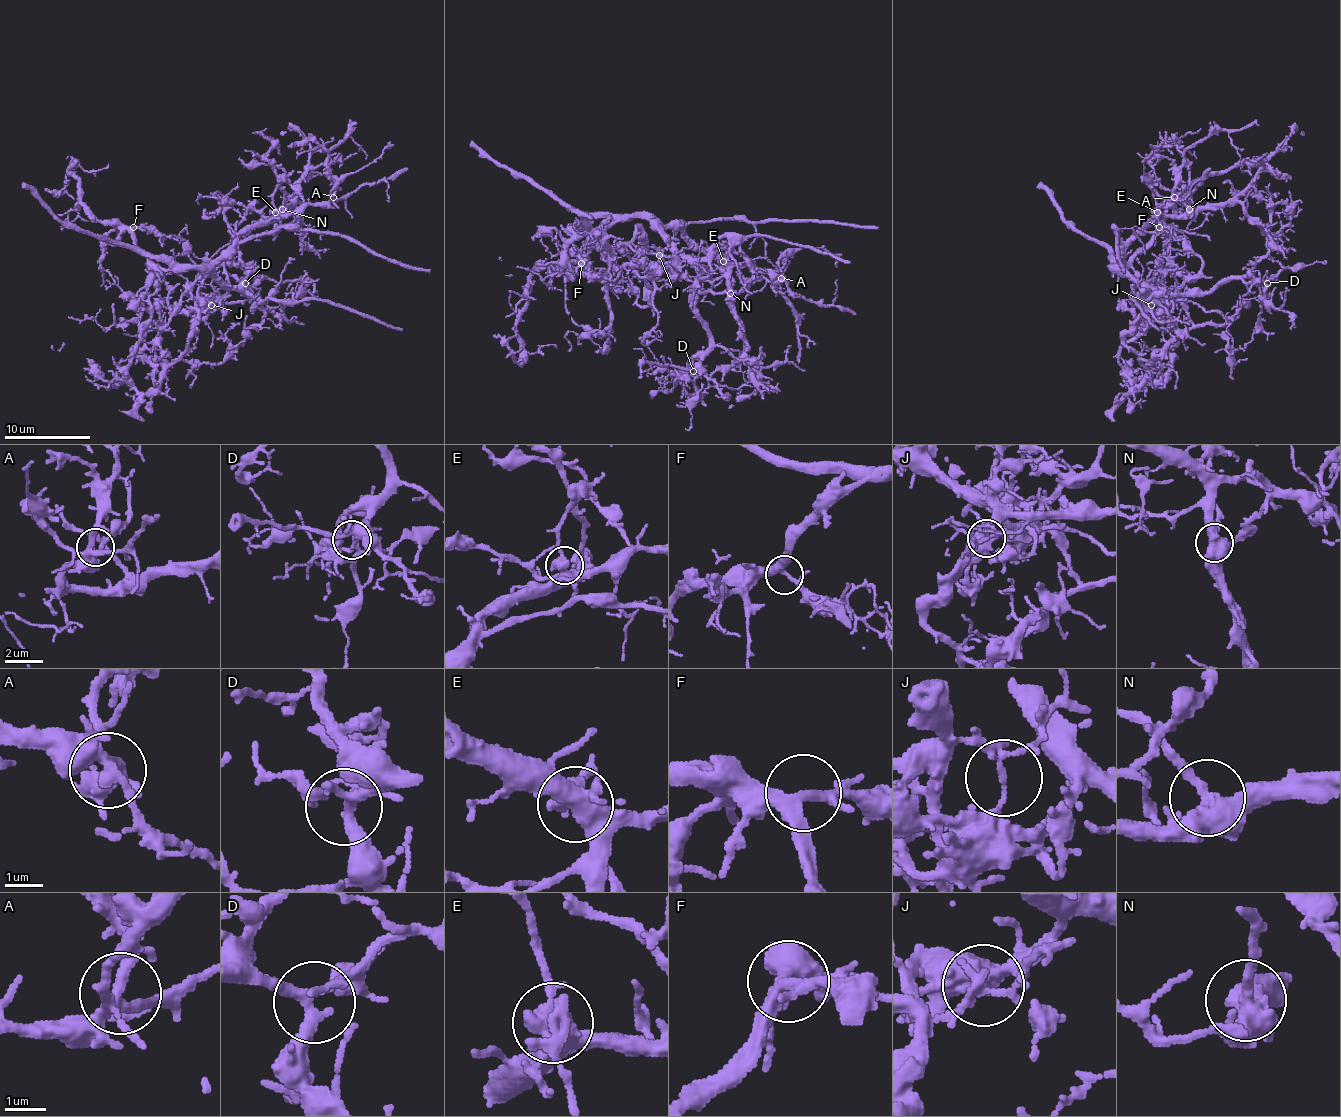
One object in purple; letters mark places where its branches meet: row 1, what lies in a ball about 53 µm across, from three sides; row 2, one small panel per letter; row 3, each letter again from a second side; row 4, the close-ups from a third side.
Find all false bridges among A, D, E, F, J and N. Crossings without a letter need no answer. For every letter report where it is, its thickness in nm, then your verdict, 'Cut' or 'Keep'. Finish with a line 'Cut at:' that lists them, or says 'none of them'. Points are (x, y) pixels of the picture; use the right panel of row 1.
A: Place: (1174, 197). Thickness 320 nm. Keep
D: Place: (1267, 283). Thickness 280 nm. Keep
E: Place: (1157, 212). Thickness 400 nm. Keep
F: Place: (1159, 227). Thickness 280 nm. Keep
J: Place: (1151, 305). Thickness 120 nm. Cut
N: Place: (1189, 209). Thickness 480 nm. Keep
Cut at: J

